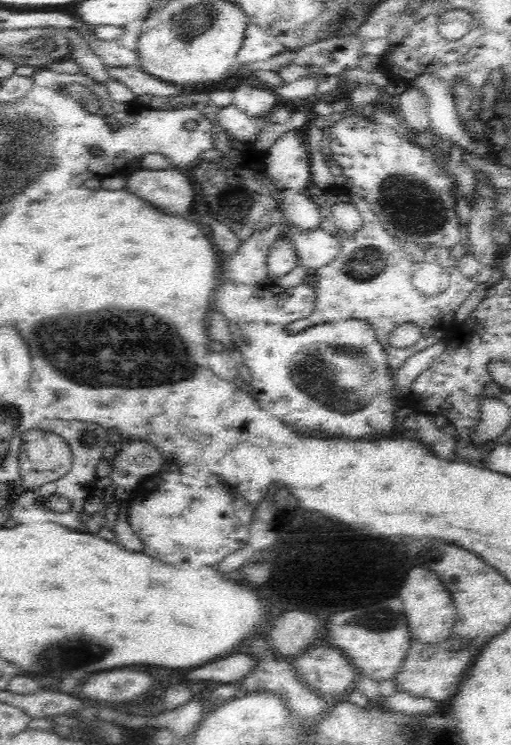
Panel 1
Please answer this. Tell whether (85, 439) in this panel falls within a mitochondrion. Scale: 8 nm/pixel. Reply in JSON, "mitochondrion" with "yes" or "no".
{"mitochondrion":"no"}

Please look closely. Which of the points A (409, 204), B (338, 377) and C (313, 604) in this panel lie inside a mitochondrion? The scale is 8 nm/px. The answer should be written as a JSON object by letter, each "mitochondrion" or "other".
{"A":"mitochondrion","B":"mitochondrion","C":"other"}

